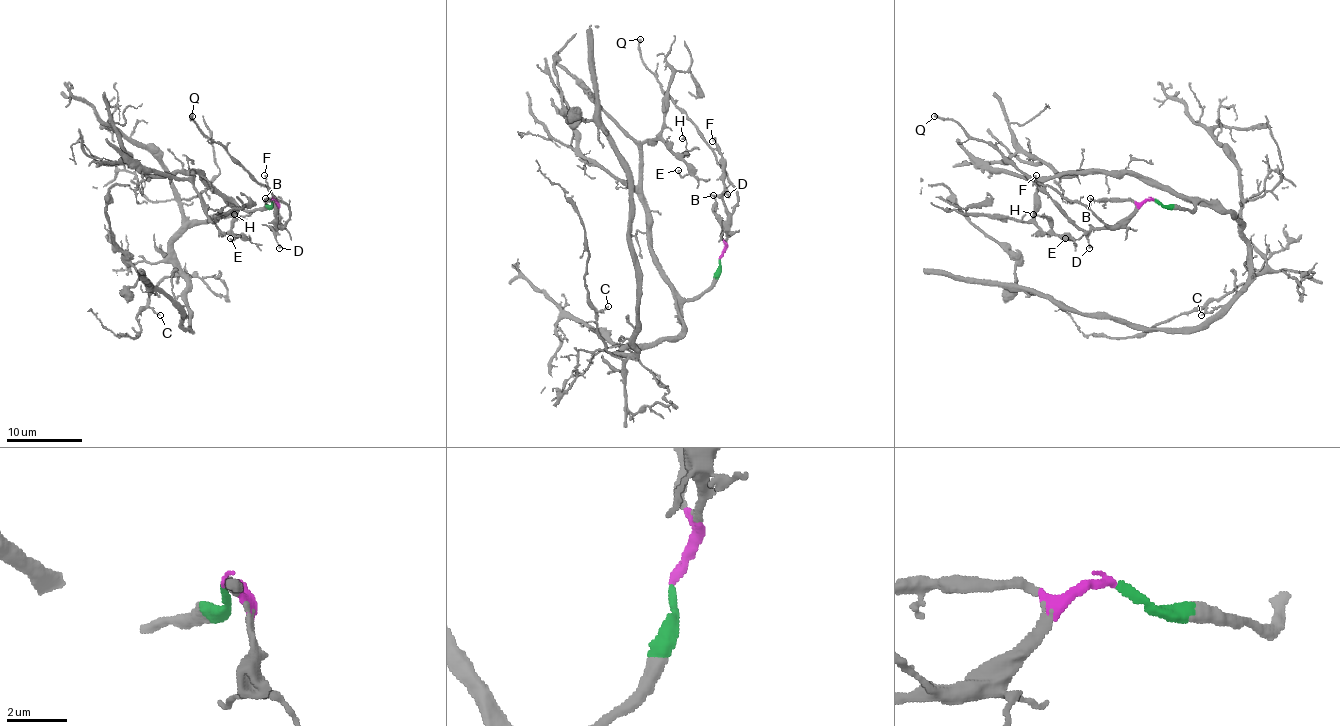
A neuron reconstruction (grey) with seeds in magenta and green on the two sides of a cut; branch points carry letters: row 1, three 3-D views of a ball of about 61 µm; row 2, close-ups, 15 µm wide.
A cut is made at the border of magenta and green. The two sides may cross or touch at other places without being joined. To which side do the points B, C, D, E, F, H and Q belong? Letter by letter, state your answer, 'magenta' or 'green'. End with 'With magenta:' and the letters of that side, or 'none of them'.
B: magenta
C: green
D: magenta
E: green
F: magenta
H: green
Q: magenta
With magenta: B, D, F, Q

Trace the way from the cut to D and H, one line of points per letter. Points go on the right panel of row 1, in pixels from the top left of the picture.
D: (1154, 201), (1145, 201), (1114, 225), (1092, 229), (1088, 241), (1090, 248)
H: (1154, 201), (1194, 205), (1128, 173), (1058, 173), (1037, 192), (1035, 224), (1047, 233), (1050, 224), (1033, 214)

